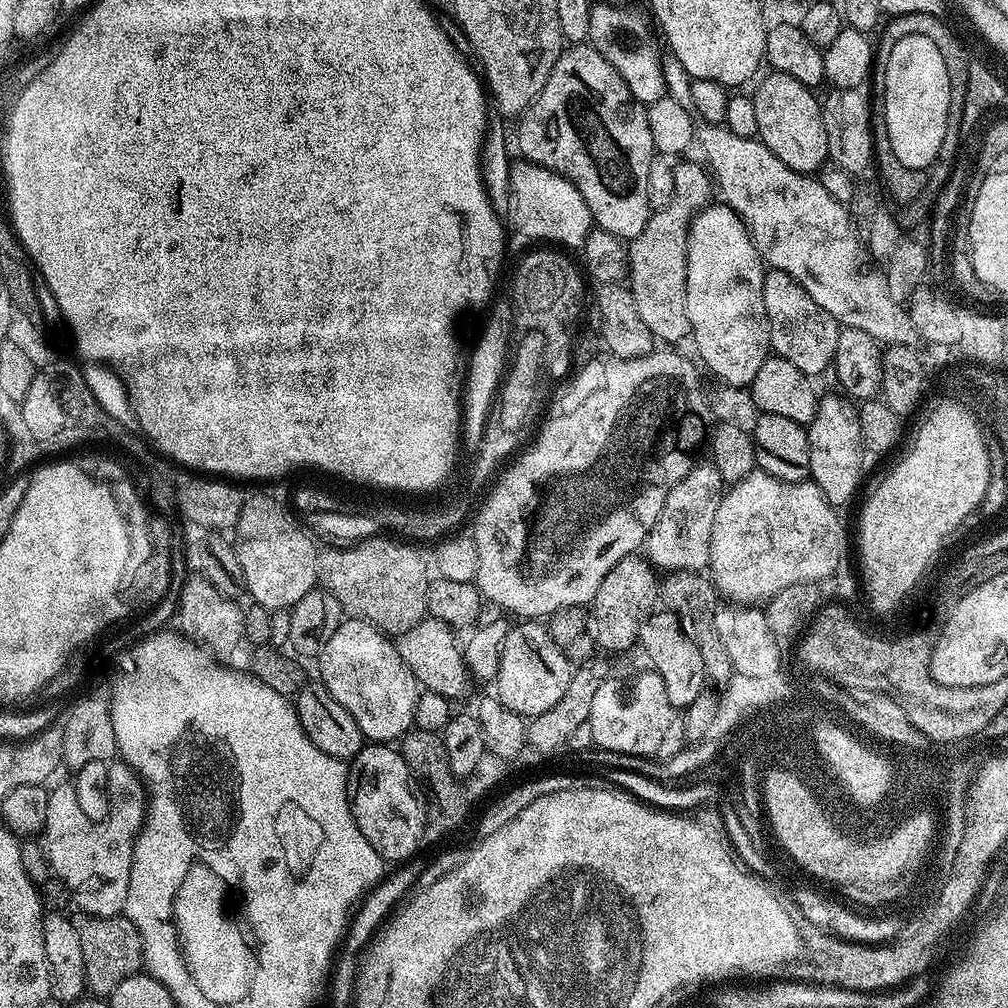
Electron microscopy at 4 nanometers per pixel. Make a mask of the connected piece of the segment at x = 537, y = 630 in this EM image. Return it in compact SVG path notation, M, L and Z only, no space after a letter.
M516 622L509 627L504 639L494 692L503 704L510 706L510 710L519 716L531 718L550 710L550 706L554 706L554 702L566 694L573 671L573 665L568 663L562 650L558 650L551 632L543 623Z

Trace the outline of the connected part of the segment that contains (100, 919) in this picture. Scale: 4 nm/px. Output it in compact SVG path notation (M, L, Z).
M81 915L75 921L78 938L82 938L82 958L86 966L87 991L96 998L107 998L112 995L118 982L137 975L144 968L144 947L142 938L128 917Z

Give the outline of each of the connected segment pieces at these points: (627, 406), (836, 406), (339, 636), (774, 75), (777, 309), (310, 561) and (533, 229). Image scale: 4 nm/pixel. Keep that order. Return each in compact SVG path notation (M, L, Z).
M653 350L649 356L642 358L618 358L603 354L604 356L581 367L579 383L575 387L565 387L564 393L553 402L532 448L526 449L508 469L504 468L499 473L500 481L491 485L492 493L476 516L476 532L474 531L478 546L478 574L474 583L484 600L498 602L498 606L503 608L505 613L512 615L513 612L516 618L547 618L563 608L588 606L591 605L594 594L598 594L602 578L606 578L606 574L610 574L610 570L618 566L622 558L639 553L645 547L654 522L658 522L658 514L662 514L662 502L666 502L666 494L670 494L675 484L682 482L682 478L690 474L694 463L692 455L700 443L700 447L705 443L706 433L710 428L710 409L706 392L703 387L700 389L700 376L696 373L695 366L686 357L679 356L676 350L664 351L668 352Z
M843 394L819 397L816 413L807 425L810 442L810 479L824 492L833 506L841 506L856 492L860 484L860 414L857 405Z
M355 618L341 619L338 630L330 634L330 642L322 646L318 663L320 663L319 683L323 684L325 690L351 714L354 722L358 722L365 741L396 742L413 727L416 699L420 697L421 689L414 674L410 674L410 666L402 662L402 654L398 654L395 643L373 624Z
M772 70L769 76L757 86L756 92L751 93L754 102L754 122L756 123L756 136L768 149L774 158L778 158L786 167L795 172L805 174L819 173L829 159L826 130L824 129L824 113L821 101L816 100L817 93L807 88L798 78L790 78L790 74Z
M768 268L764 273L762 298L766 306L766 318L770 330L771 351L775 355L786 358L786 362L798 366L802 374L817 378L824 371L833 367L832 359L838 346L838 334L841 325L790 274L777 268Z
M249 495L244 501L241 517L234 529L234 549L240 564L242 582L248 587L251 599L269 610L289 608L301 600L318 584L318 547L317 541L275 500L272 496Z
M520 158L513 163L512 169L510 170L510 190L512 191L512 199L510 201L510 221L512 220L513 226L516 227L522 235L529 236L532 240L553 240L551 243L556 246L565 244L568 248L576 248L576 250L583 249L584 239L586 238L588 231L593 228L594 221L590 214L590 210L586 206L586 198L582 198L582 194L578 194L578 190L564 176L559 176L550 168L544 168L540 164L531 164L530 161Z

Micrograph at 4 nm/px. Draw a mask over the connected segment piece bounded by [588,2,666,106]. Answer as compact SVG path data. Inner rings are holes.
M593 3L588 40L591 47L597 48L610 62L610 66L614 66L618 74L622 74L622 78L628 83L630 94L634 94L639 104L653 104L666 94L660 65L662 53L647 22L638 13L631 12L628 8L619 8L616 4Z

